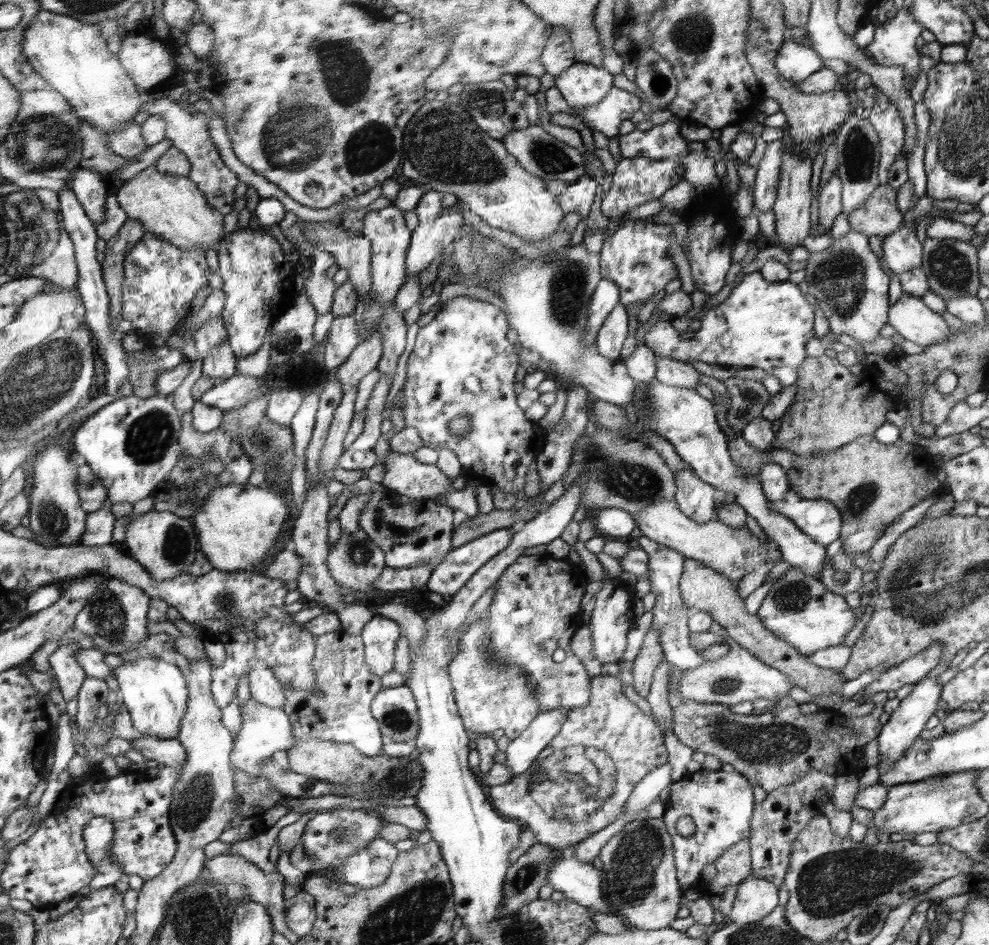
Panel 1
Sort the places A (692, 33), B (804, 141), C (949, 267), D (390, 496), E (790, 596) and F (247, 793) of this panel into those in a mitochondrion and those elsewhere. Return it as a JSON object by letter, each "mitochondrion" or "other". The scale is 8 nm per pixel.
{"A":"mitochondrion","B":"other","C":"mitochondrion","D":"other","E":"mitochondrion","F":"other"}

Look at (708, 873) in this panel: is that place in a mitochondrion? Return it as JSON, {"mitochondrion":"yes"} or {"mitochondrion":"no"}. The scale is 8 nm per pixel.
{"mitochondrion":"no"}

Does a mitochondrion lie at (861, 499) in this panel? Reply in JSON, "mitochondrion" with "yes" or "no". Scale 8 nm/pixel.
{"mitochondrion":"yes"}

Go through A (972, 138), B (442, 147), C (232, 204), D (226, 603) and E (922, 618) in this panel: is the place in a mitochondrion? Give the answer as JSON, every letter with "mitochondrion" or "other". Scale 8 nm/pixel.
{"A":"mitochondrion","B":"mitochondrion","C":"other","D":"mitochondrion","E":"mitochondrion"}

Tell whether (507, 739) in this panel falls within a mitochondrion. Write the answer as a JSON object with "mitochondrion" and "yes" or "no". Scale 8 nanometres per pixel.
{"mitochondrion":"no"}

